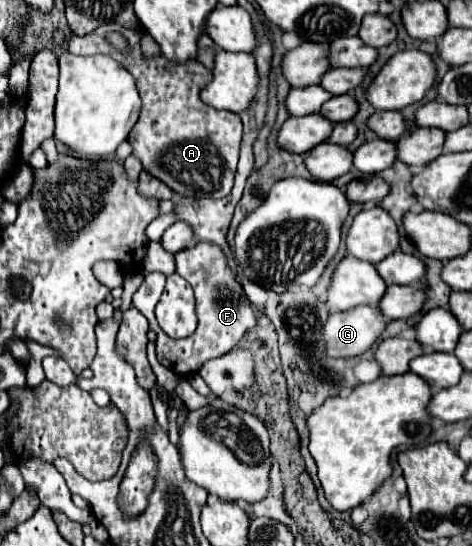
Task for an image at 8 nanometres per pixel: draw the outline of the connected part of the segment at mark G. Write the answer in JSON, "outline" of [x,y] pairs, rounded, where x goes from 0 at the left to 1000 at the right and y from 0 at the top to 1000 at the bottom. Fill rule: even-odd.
{"outline":[[[758,559],[729,573],[703,573],[682,599],[691,650],[708,658],[767,650],[809,614],[814,599],[818,584],[788,559]]]}

